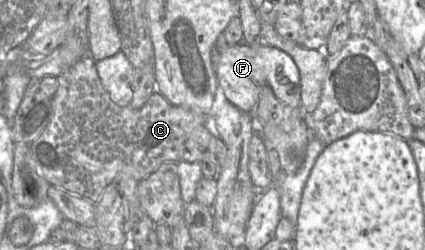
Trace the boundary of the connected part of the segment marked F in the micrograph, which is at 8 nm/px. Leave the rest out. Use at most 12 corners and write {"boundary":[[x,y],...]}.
{"boundary":[[264,42],[230,45],[216,76],[227,100],[255,113],[260,91],[301,105],[300,73]]}

